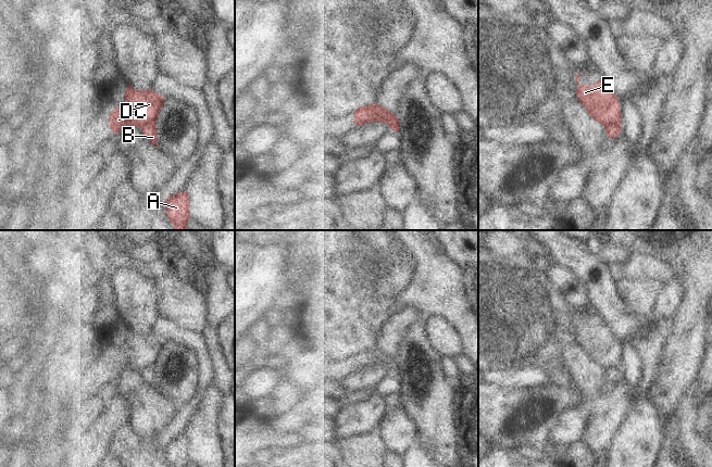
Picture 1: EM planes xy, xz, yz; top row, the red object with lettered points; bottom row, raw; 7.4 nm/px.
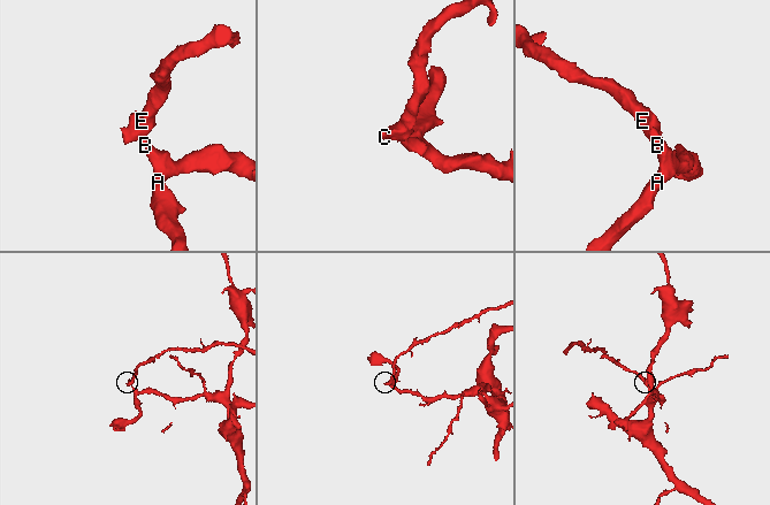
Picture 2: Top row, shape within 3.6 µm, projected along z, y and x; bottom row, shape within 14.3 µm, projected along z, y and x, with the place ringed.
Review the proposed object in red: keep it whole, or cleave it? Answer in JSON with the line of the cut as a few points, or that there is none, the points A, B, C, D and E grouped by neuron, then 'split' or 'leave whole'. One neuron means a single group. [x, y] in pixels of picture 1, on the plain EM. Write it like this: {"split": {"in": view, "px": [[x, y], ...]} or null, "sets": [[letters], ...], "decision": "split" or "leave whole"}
{"split": {"in": "yz", "px": [[620, 367], [607, 370]]}, "sets": [["A", "B"], ["C", "D", "E"]], "decision": "split"}

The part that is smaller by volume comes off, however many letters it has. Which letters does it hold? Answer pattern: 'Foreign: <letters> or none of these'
Foreign: C, D, E

